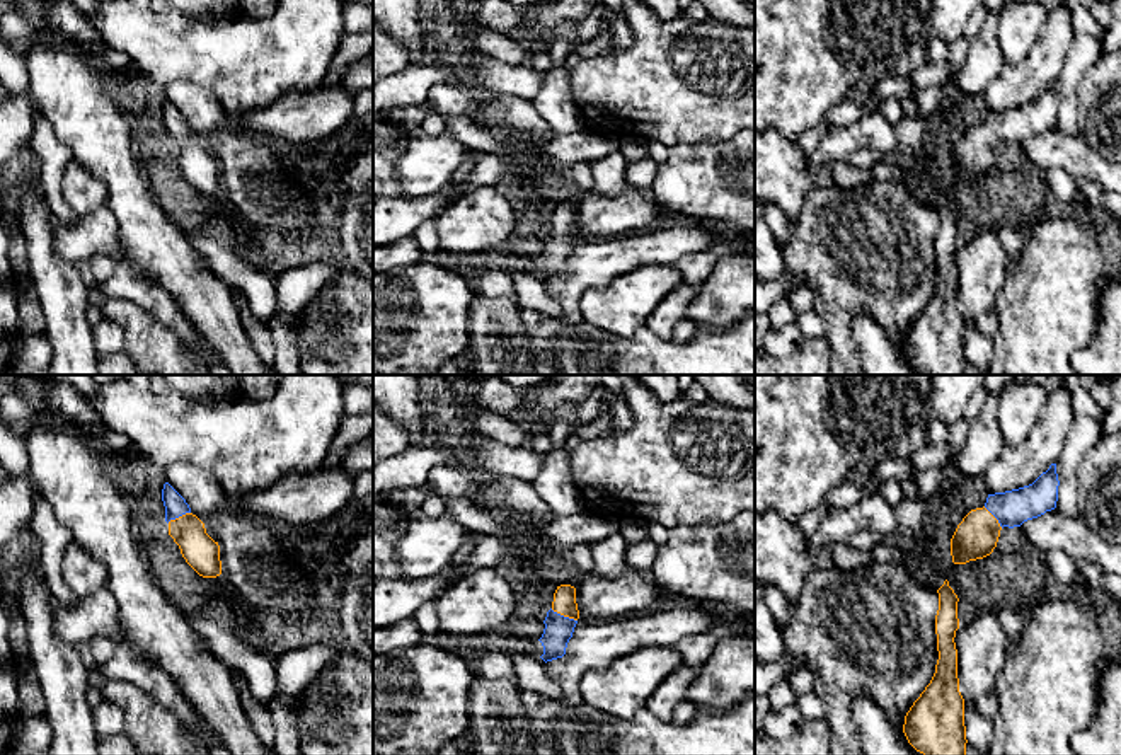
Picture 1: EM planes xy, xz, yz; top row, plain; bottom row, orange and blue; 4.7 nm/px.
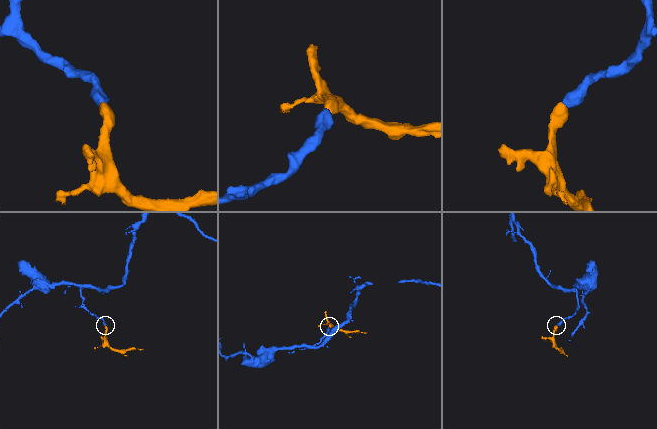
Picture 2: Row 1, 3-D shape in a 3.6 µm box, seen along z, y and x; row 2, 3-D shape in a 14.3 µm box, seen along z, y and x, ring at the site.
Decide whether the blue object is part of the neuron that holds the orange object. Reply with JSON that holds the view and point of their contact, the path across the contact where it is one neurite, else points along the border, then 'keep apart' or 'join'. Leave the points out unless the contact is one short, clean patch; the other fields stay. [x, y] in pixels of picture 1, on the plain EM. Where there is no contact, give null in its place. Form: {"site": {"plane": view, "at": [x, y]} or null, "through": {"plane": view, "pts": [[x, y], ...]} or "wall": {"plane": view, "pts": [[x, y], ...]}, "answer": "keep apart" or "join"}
{"site": {"plane": "xz", "at": [564, 234]}, "through": {"plane": "xz", "pts": [[564, 217], [564, 234], [559, 247]]}, "answer": "join"}

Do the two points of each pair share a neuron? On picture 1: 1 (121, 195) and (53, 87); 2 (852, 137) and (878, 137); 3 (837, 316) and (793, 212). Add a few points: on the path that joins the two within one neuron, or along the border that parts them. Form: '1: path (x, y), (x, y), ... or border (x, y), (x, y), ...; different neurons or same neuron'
1: path (120, 167), (99, 133), (80, 115); same neuron
2: path (859, 137), (871, 135); same neuron
3: border (822, 186), (808, 195), (804, 208), (791, 220); different neurons

